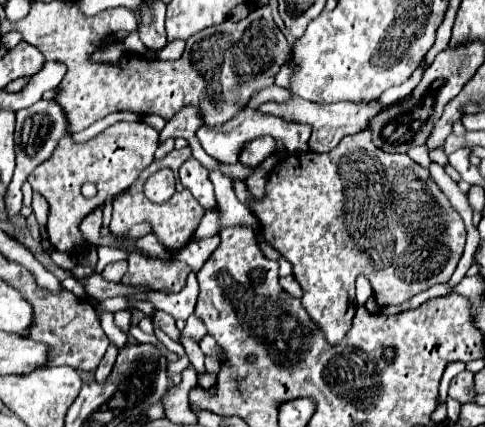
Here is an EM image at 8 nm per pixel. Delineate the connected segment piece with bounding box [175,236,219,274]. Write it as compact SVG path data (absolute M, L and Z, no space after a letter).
M217 236L203 238L203 240L193 240L183 250L177 252L175 259L186 262L191 271L197 274L199 272L197 268L201 268L209 260L209 256L213 254L213 250L217 246L219 246Z

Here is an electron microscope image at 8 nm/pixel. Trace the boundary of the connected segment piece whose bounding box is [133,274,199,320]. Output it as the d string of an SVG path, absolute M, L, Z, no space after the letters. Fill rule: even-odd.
M191 274L187 278L185 288L179 294L153 292L153 294L133 294L133 298L137 298L137 300L147 300L149 298L157 310L165 310L173 318L187 320L195 310L197 294L199 294L199 284L197 284L195 274Z

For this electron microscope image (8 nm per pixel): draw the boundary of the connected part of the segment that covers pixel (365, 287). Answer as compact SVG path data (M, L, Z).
M359 276L356 279L355 303L364 305L372 295L373 289L370 282L364 276Z

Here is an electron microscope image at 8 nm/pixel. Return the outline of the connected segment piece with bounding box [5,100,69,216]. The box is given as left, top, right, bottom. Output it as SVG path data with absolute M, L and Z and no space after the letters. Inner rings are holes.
M39 100L29 108L17 110L17 128L15 128L17 168L15 168L13 180L11 180L9 188L7 188L7 198L5 198L9 216L13 216L13 214L17 214L21 210L21 184L27 180L27 176L33 172L35 166L39 166L41 162L45 162L51 156L51 152L55 150L57 142L67 134L69 134L69 130L65 126L65 116L61 114L59 106L53 100L49 100L49 102Z

